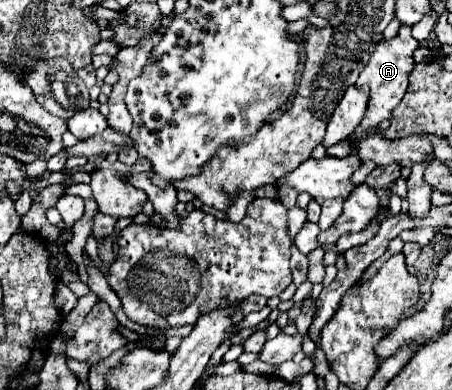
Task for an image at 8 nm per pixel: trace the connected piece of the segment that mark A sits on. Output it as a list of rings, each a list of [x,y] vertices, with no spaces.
[[[403,25],[399,29],[399,35],[395,39],[389,39],[389,41],[379,41],[379,45],[375,47],[371,59],[367,61],[365,69],[359,73],[357,81],[355,81],[355,87],[363,87],[367,85],[369,87],[369,105],[367,105],[367,113],[361,121],[361,125],[355,129],[355,133],[351,133],[351,143],[353,141],[359,141],[359,139],[365,139],[369,135],[375,135],[379,131],[379,123],[383,119],[389,119],[391,117],[391,111],[399,105],[399,101],[403,99],[405,91],[407,91],[407,85],[409,85],[409,73],[413,69],[413,51],[419,47],[417,39],[413,39],[411,35],[411,27],[409,25]]]

